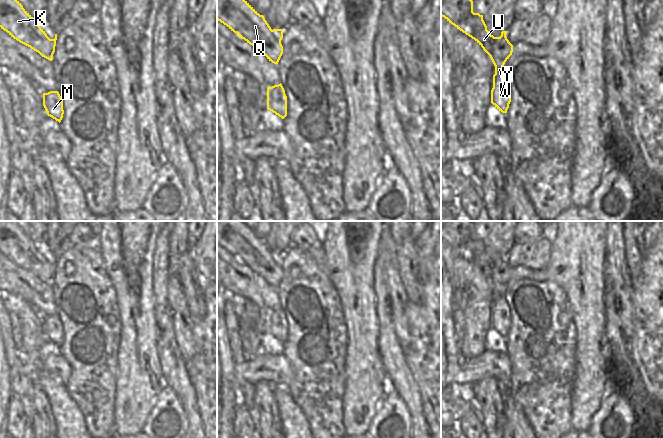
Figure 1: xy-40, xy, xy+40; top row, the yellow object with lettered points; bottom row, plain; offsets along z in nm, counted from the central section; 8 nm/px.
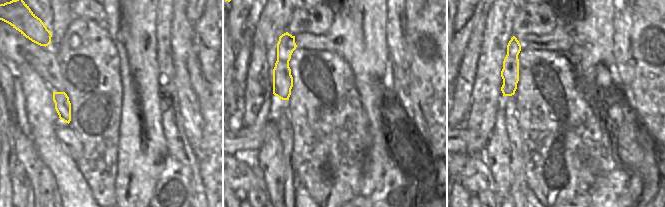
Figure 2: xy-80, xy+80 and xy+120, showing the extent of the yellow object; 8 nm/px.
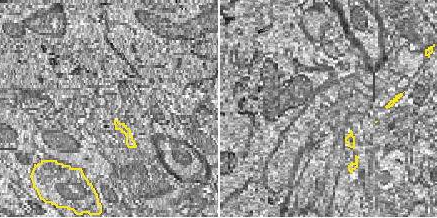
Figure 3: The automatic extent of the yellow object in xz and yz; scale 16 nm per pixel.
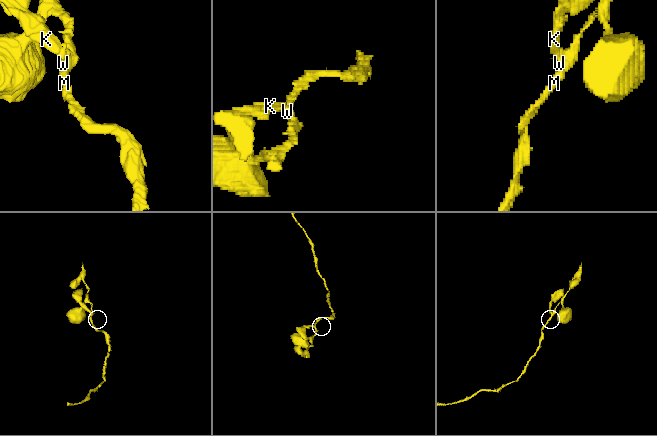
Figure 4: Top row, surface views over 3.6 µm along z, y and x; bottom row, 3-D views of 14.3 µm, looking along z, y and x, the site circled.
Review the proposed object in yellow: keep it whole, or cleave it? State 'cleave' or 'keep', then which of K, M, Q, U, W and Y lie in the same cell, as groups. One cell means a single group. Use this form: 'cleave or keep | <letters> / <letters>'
cleave | K Q U / M W Y

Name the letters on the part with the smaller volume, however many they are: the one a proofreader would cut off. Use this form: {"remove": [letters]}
{"remove": ["K", "Q", "U"]}

